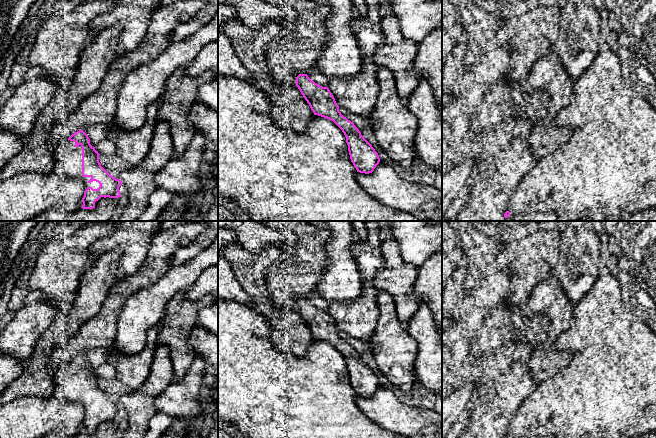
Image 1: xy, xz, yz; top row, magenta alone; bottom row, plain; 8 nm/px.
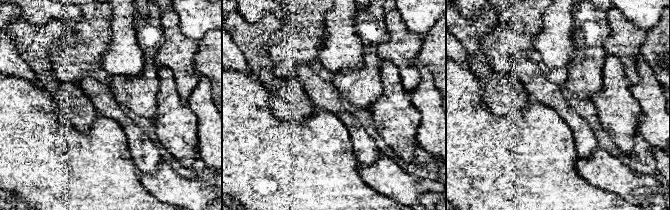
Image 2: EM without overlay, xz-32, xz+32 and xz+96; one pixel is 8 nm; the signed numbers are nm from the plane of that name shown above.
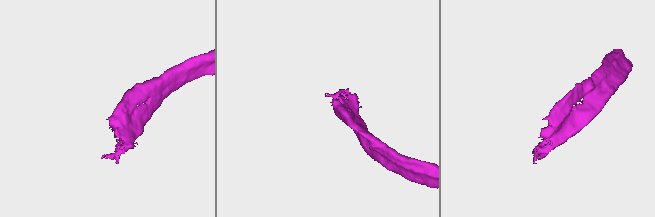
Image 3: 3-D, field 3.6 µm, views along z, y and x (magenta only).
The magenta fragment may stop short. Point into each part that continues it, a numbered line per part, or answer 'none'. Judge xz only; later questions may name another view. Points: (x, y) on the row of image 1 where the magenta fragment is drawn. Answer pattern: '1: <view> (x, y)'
1: xz (316, 75)

